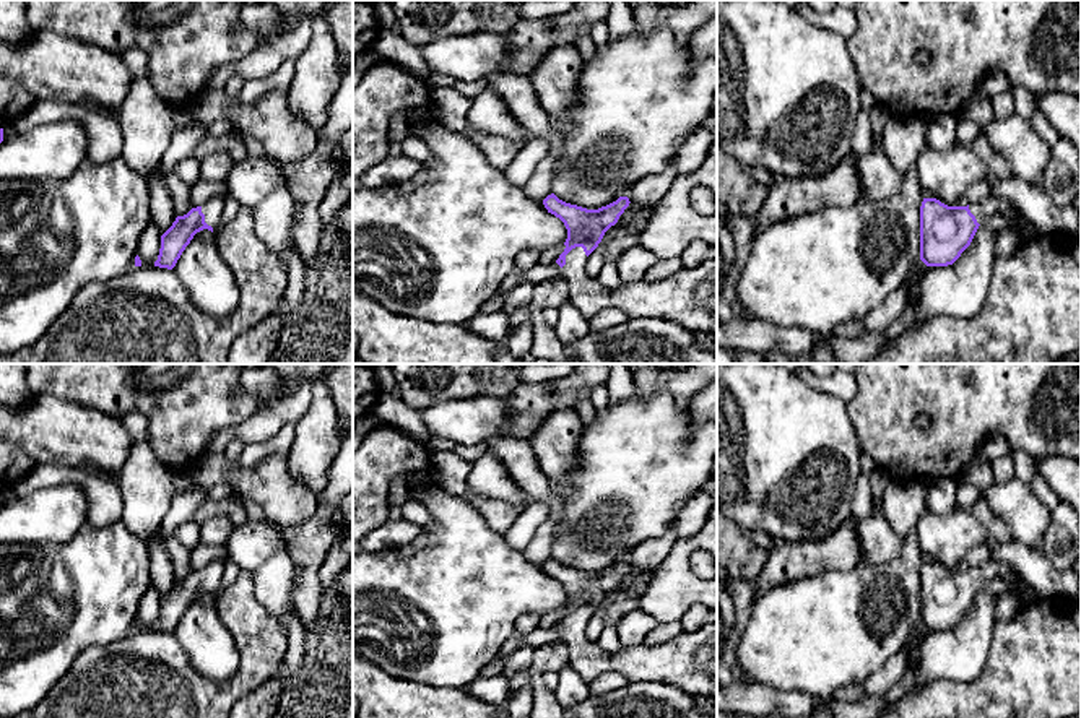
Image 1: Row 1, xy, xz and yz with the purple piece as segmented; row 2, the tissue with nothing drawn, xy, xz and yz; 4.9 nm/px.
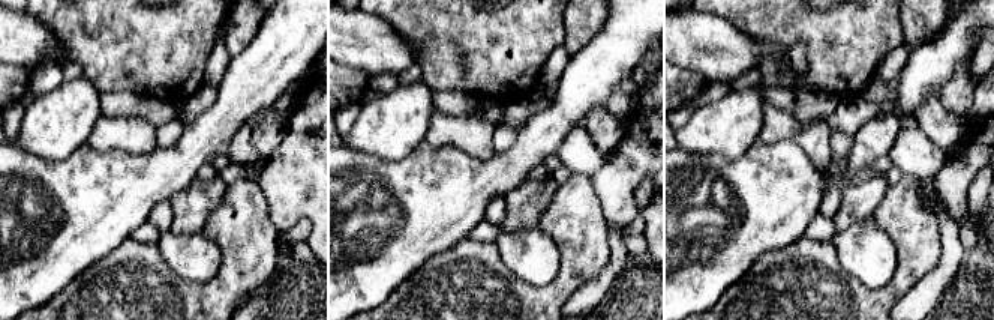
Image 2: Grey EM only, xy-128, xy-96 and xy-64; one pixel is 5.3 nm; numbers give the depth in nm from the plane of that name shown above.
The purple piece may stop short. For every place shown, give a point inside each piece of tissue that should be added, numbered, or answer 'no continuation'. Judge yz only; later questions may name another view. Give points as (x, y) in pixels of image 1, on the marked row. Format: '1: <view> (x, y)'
1: yz (992, 205)

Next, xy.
1: xy (212, 210)

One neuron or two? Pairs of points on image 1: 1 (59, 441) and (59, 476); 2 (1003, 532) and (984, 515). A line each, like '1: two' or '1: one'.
1: two
2: one

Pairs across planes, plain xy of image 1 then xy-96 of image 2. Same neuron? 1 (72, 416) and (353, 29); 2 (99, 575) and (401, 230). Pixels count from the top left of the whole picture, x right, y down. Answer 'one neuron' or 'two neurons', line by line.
1: one neuron
2: one neuron

